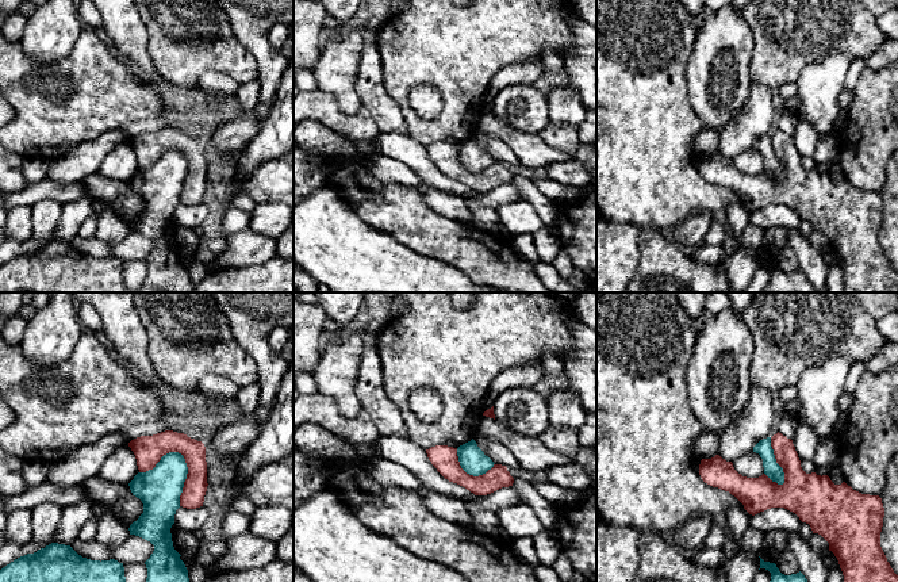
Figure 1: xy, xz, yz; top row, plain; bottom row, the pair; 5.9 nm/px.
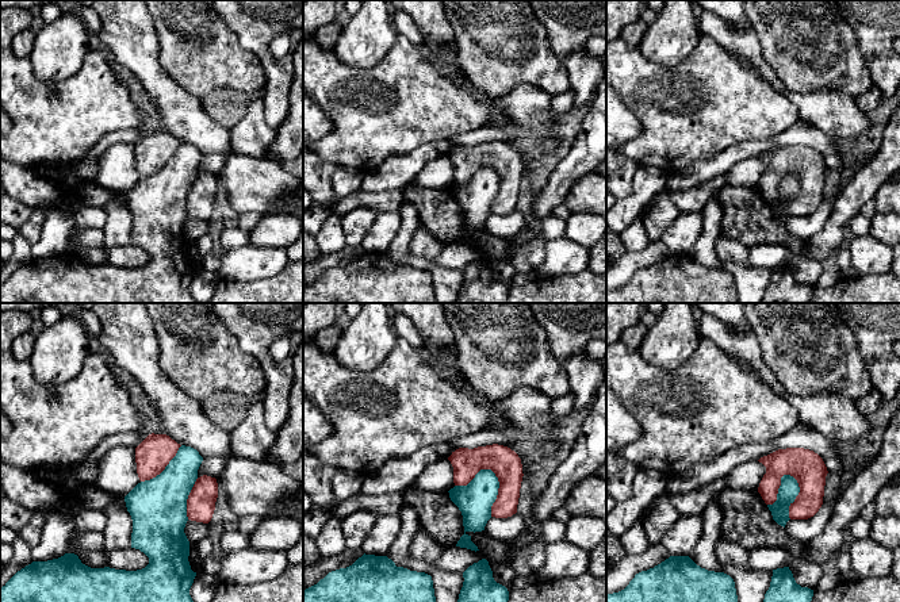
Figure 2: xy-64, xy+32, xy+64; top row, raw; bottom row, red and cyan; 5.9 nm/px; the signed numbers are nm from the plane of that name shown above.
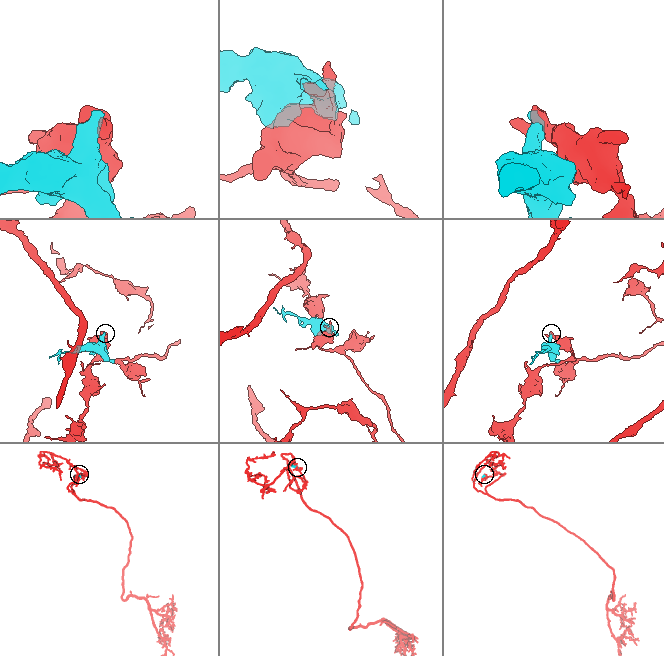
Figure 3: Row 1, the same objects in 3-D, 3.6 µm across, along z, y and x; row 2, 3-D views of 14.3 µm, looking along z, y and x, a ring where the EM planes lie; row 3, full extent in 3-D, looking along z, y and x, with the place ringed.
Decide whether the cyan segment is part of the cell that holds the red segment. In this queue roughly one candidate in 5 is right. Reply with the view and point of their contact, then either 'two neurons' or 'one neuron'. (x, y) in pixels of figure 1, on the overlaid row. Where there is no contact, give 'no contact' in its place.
meets red in xy at (187, 474); two neurons

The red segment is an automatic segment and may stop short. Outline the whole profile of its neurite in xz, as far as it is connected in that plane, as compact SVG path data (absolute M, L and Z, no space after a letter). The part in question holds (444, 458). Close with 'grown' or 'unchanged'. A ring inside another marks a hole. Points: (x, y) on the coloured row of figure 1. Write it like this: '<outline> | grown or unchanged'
M435 445L426 449L426 453L445 479L465 487L475 495L487 495L514 483L514 478L507 471L507 467L502 464L494 464L491 470L479 476L467 474L460 466L457 448Z | unchanged

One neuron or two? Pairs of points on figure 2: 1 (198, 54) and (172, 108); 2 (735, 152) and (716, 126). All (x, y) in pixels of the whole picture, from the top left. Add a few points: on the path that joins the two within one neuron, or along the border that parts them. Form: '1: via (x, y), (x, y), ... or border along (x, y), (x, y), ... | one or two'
1: border along (160, 64), (177, 84), (200, 99) | two
2: border along (761, 140), (728, 145), (701, 160) | two

